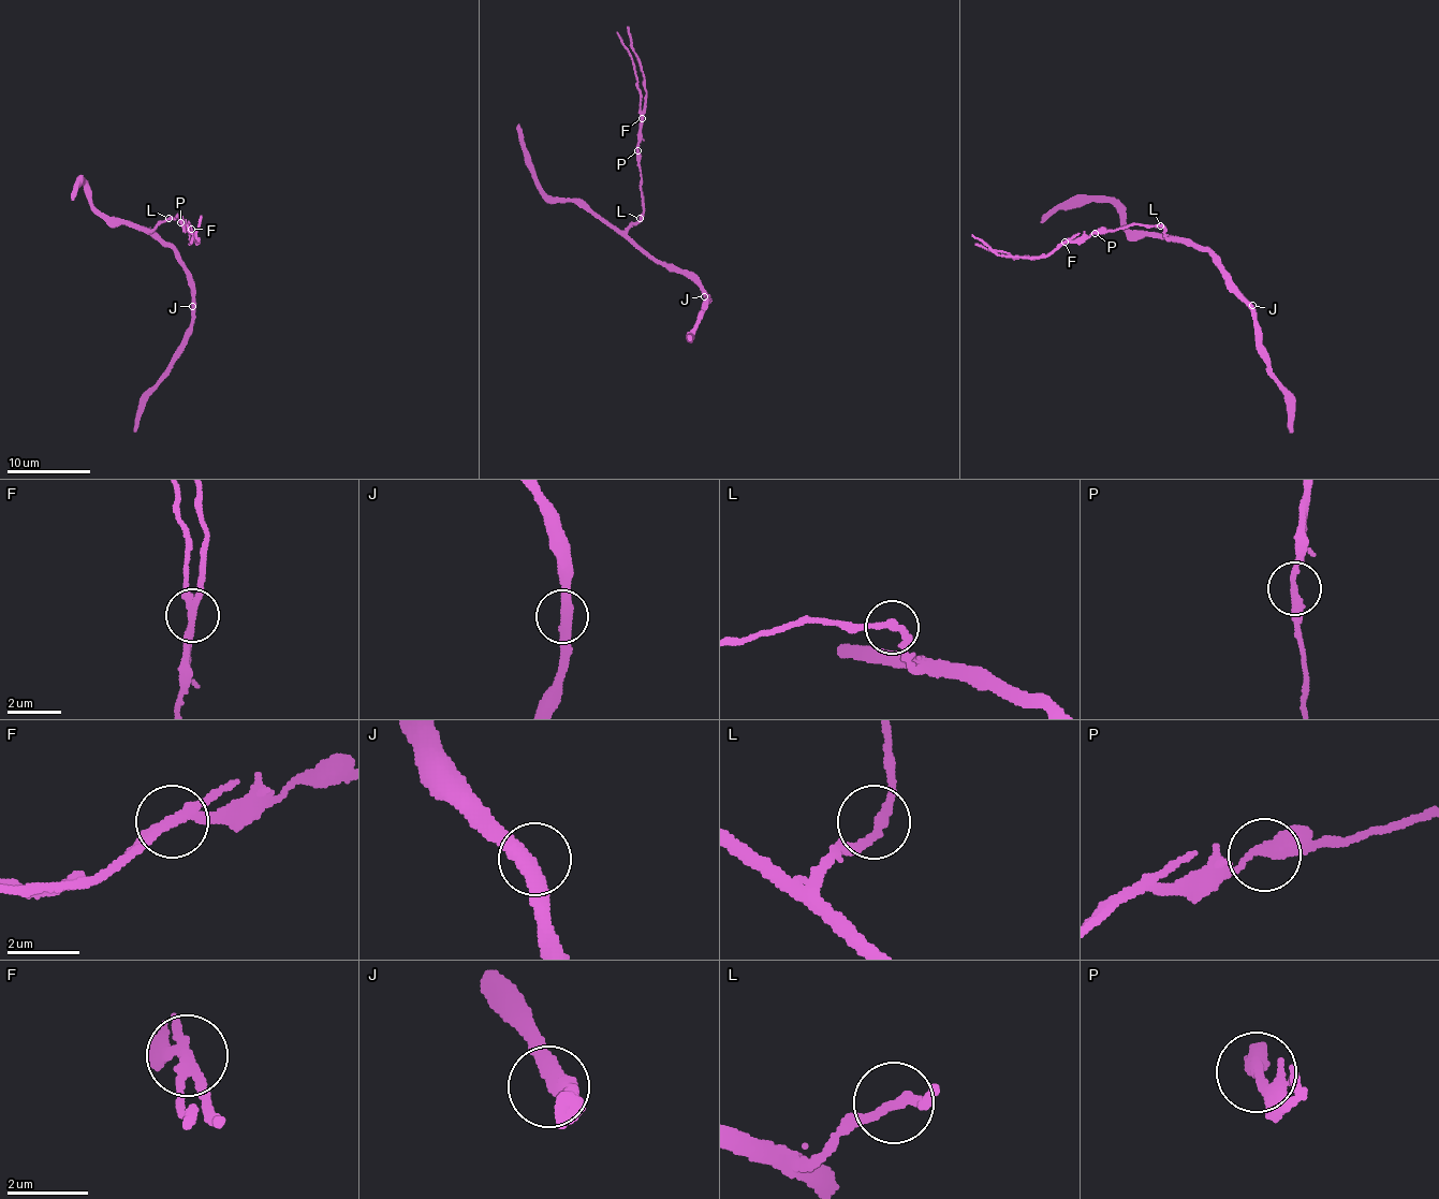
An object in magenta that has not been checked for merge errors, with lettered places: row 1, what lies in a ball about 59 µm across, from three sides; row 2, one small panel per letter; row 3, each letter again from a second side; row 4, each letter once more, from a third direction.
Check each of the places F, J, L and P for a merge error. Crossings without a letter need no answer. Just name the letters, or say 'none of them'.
F

